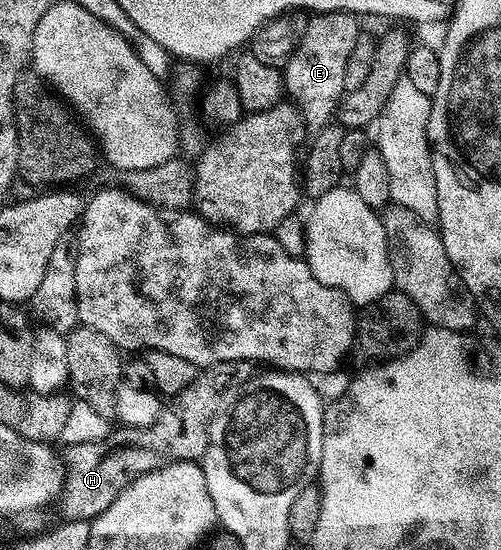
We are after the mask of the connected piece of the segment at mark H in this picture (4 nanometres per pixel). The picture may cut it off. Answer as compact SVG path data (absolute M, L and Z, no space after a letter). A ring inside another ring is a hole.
M246 361L209 365L197 372L193 382L161 408L156 421L149 426L124 425L113 428L106 439L98 443L67 446L63 450L65 453L62 453L64 489L58 498L61 518L65 522L91 522L92 518L106 511L114 499L118 499L126 486L144 473L161 469L175 461L199 462L208 446L208 429L221 412L220 400L228 389L228 377L236 376L237 382L243 383L250 376L248 369L250 365Z

